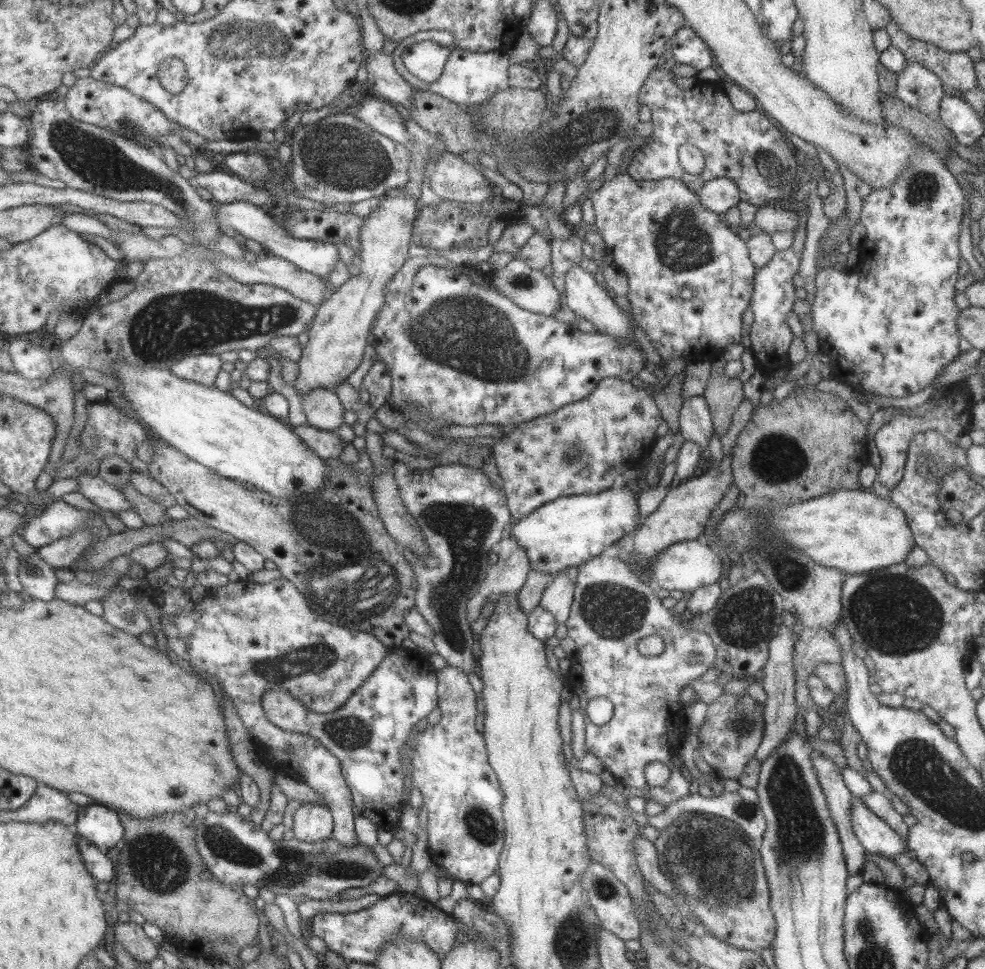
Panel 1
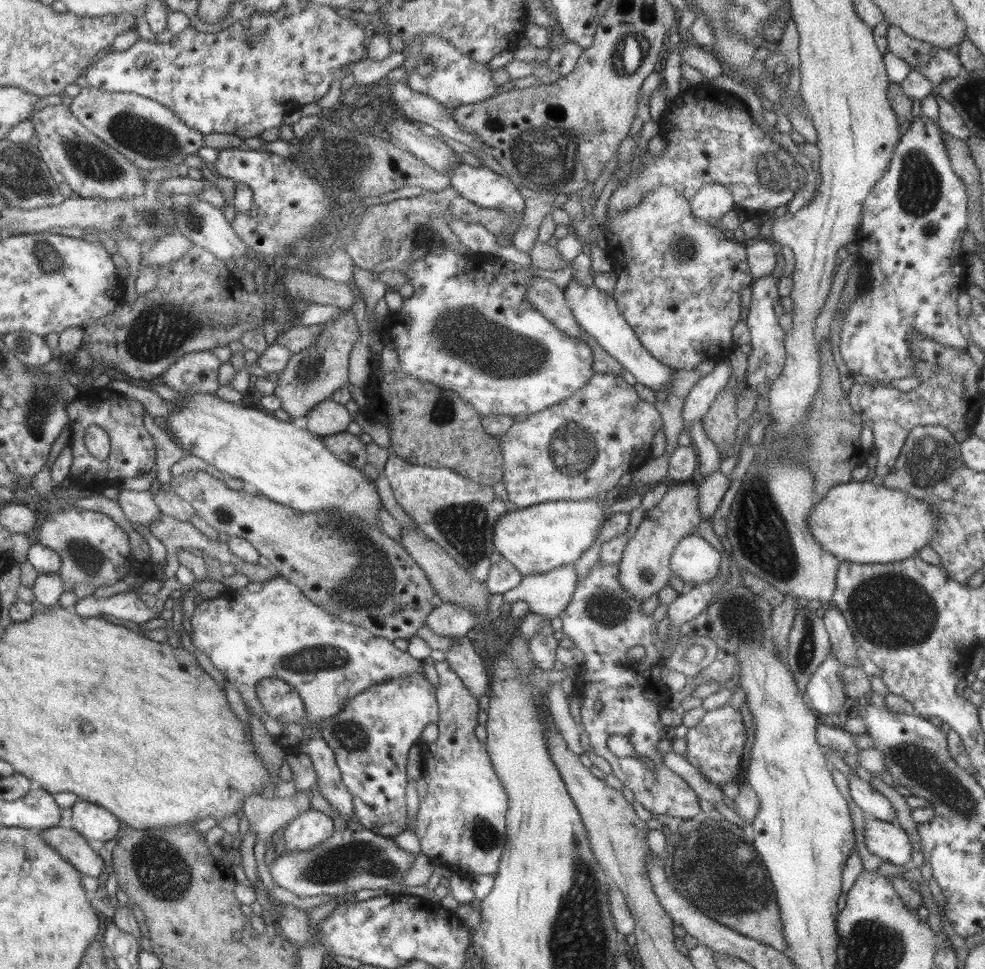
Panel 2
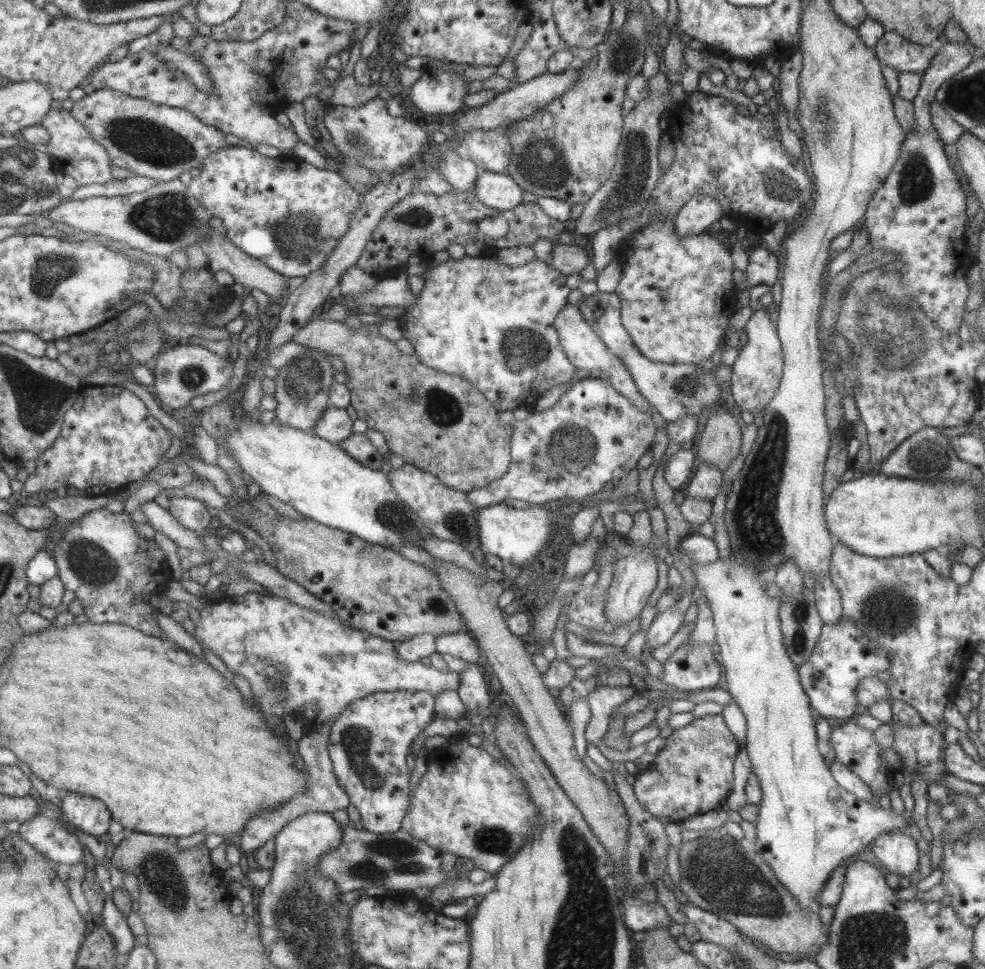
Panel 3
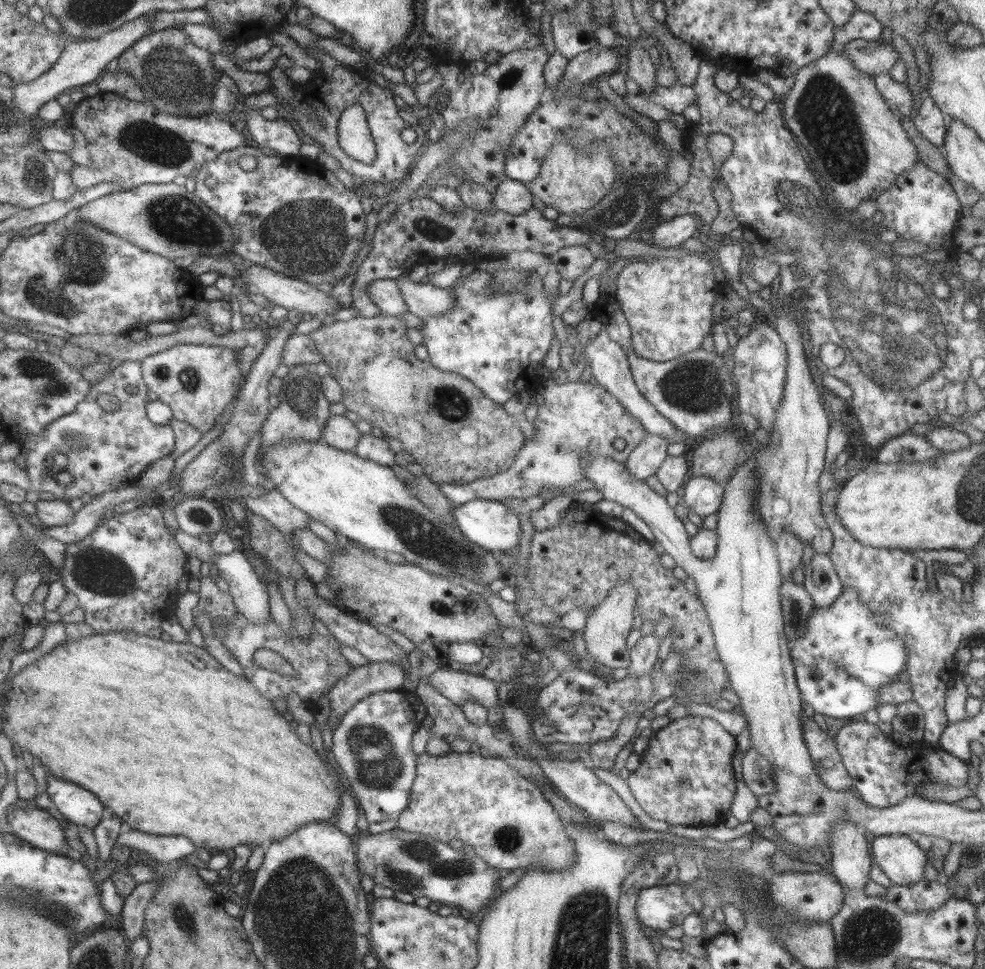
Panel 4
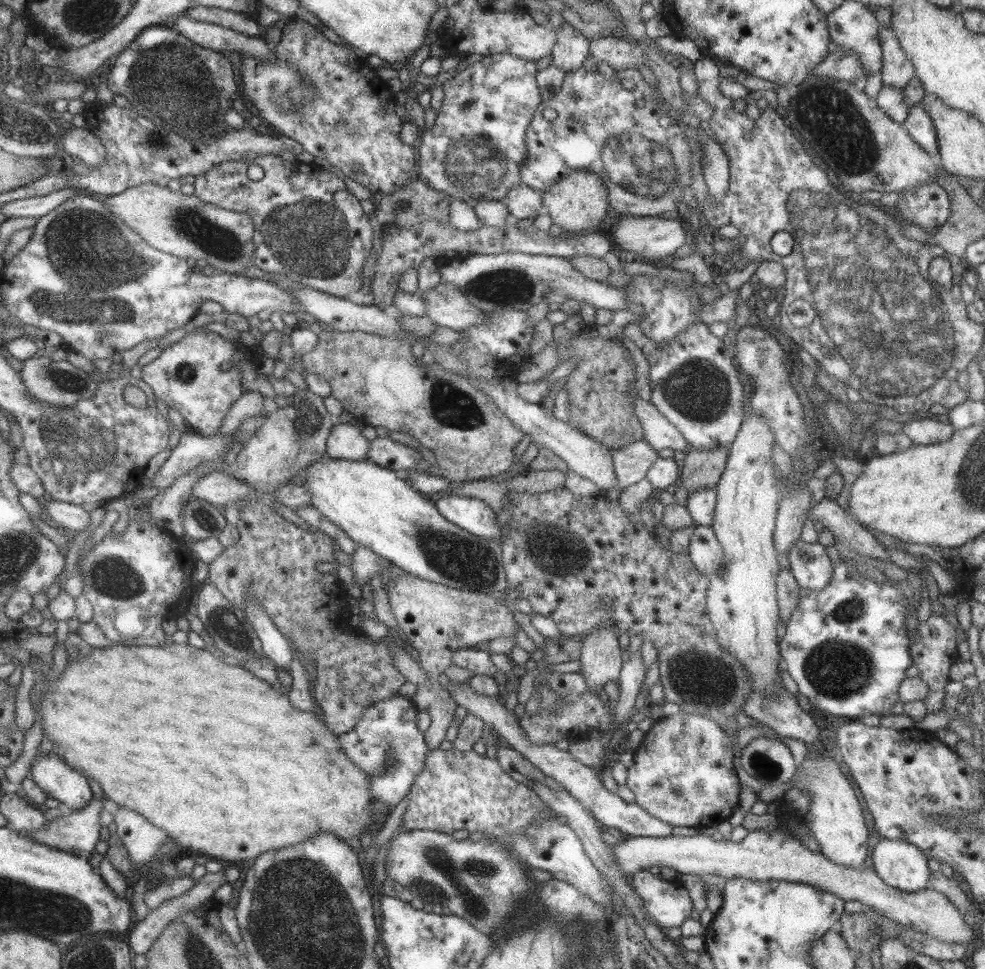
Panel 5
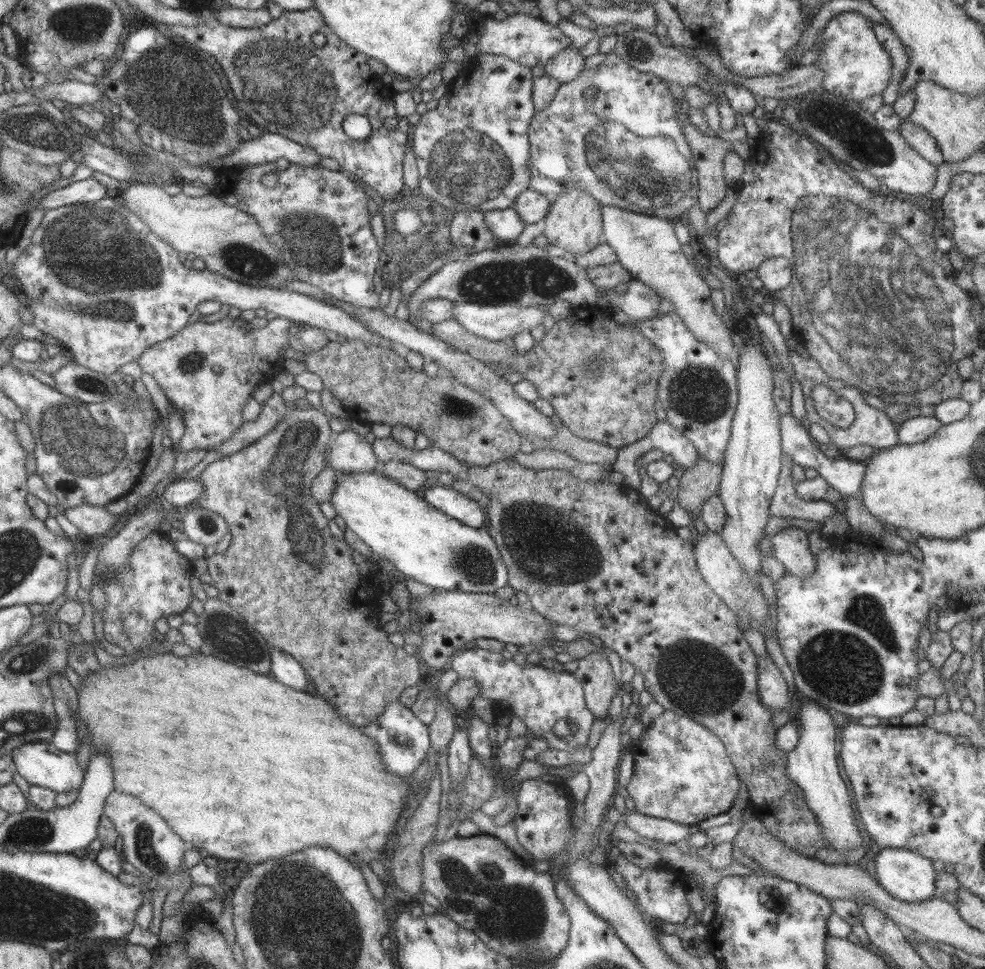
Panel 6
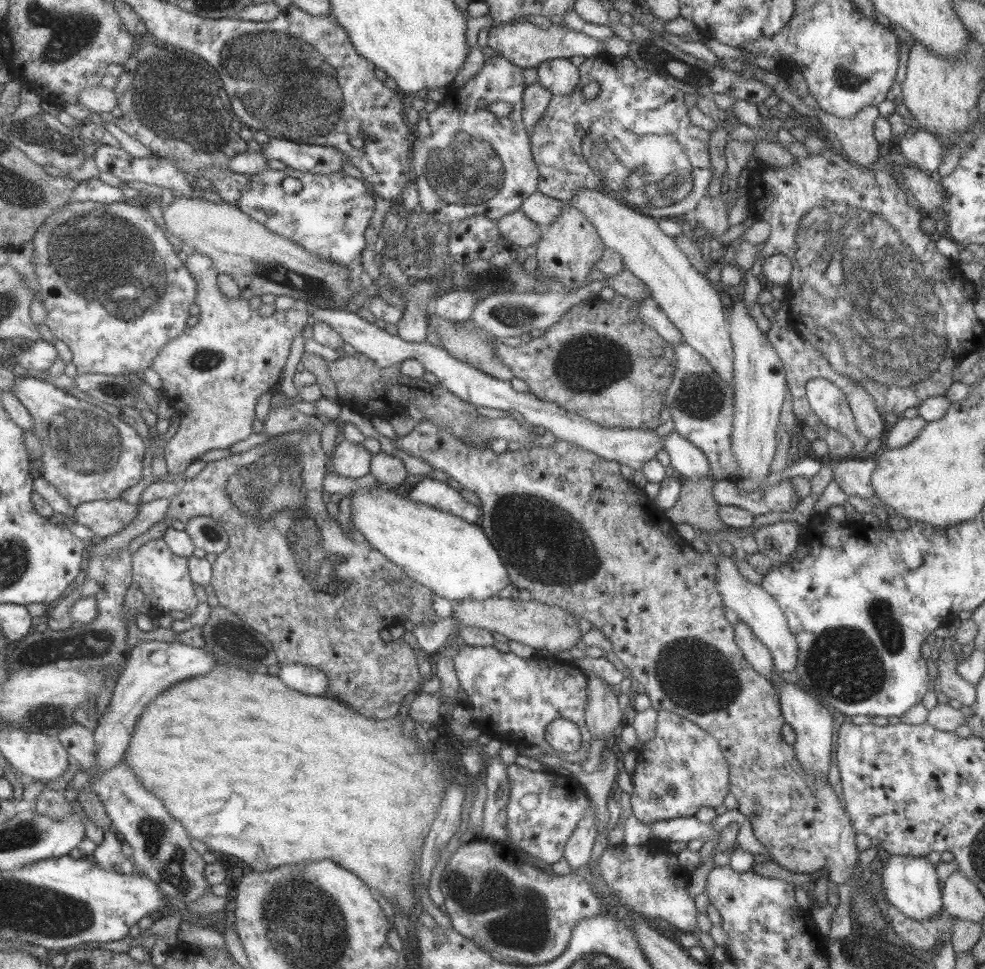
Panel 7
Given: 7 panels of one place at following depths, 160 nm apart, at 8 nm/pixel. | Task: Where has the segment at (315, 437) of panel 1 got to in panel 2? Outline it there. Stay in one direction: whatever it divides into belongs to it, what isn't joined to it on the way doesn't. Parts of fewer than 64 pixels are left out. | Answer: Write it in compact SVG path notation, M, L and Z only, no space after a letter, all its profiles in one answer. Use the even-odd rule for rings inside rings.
M345 431L331 436L323 436L322 441L343 462L349 463L358 469L361 469L362 466L367 464L365 445L359 441L358 436Z

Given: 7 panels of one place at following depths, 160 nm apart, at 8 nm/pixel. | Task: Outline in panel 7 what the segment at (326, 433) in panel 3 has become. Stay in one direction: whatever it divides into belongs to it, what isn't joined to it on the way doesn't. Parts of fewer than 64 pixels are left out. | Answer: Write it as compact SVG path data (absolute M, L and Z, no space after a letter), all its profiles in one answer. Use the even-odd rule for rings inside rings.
M343 439L332 452L330 463L335 474L356 479L369 473L371 455L362 444L355 445Z

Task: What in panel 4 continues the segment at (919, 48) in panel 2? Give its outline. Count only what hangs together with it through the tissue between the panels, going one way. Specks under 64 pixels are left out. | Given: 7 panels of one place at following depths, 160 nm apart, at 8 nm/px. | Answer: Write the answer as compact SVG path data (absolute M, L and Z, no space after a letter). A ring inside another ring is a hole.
M855 39L847 41L843 47L842 53L846 58L852 60L860 72L871 76L887 73L897 61L901 62L888 39L882 43Z

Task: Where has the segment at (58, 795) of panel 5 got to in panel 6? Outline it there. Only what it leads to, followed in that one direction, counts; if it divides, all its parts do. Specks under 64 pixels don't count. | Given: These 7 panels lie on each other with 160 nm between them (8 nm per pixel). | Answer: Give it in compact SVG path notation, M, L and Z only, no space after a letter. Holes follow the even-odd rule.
M35 739L31 742L12 742L10 758L17 774L29 785L42 786L56 793L78 790L84 775L83 769L75 762L73 753L61 752L50 741Z

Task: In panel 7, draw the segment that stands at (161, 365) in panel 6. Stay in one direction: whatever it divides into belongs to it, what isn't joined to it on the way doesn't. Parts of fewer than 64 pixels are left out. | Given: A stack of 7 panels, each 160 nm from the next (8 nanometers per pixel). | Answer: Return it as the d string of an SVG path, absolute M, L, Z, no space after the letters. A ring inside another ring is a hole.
M193 250L184 262L185 268L195 281L193 303L199 308L197 321L191 327L172 338L151 361L150 368L161 379L161 389L172 408L179 412L179 424L176 432L164 443L164 461L169 473L177 475L203 452L213 448L229 448L239 440L245 440L253 428L255 404L263 393L271 392L281 380L281 371L295 335L310 323L307 311L303 307L292 306L286 310L277 310L263 317L257 310L251 309L247 299L241 296L227 298L217 288L215 278L218 270L207 256Z

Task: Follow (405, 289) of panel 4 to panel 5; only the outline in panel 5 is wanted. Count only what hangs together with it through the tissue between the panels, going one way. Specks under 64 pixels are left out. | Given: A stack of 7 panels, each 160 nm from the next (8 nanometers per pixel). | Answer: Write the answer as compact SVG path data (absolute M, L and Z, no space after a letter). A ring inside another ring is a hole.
M440 282L420 294L426 302L424 316L436 325L455 331L477 326L486 318L486 311L473 306L454 284Z

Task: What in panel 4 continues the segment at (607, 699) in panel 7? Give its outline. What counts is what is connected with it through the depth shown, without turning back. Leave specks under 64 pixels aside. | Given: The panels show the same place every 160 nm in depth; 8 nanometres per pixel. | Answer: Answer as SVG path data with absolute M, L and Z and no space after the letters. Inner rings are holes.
M626 578L625 581L617 584L617 587L611 588L607 598L595 609L585 620L585 627L583 631L583 640L585 643L586 654L588 658L592 658L597 663L611 669L626 669L629 666L629 652L626 648L627 642L625 639L632 628L633 618L633 604L635 604L635 588L631 587L631 581Z

